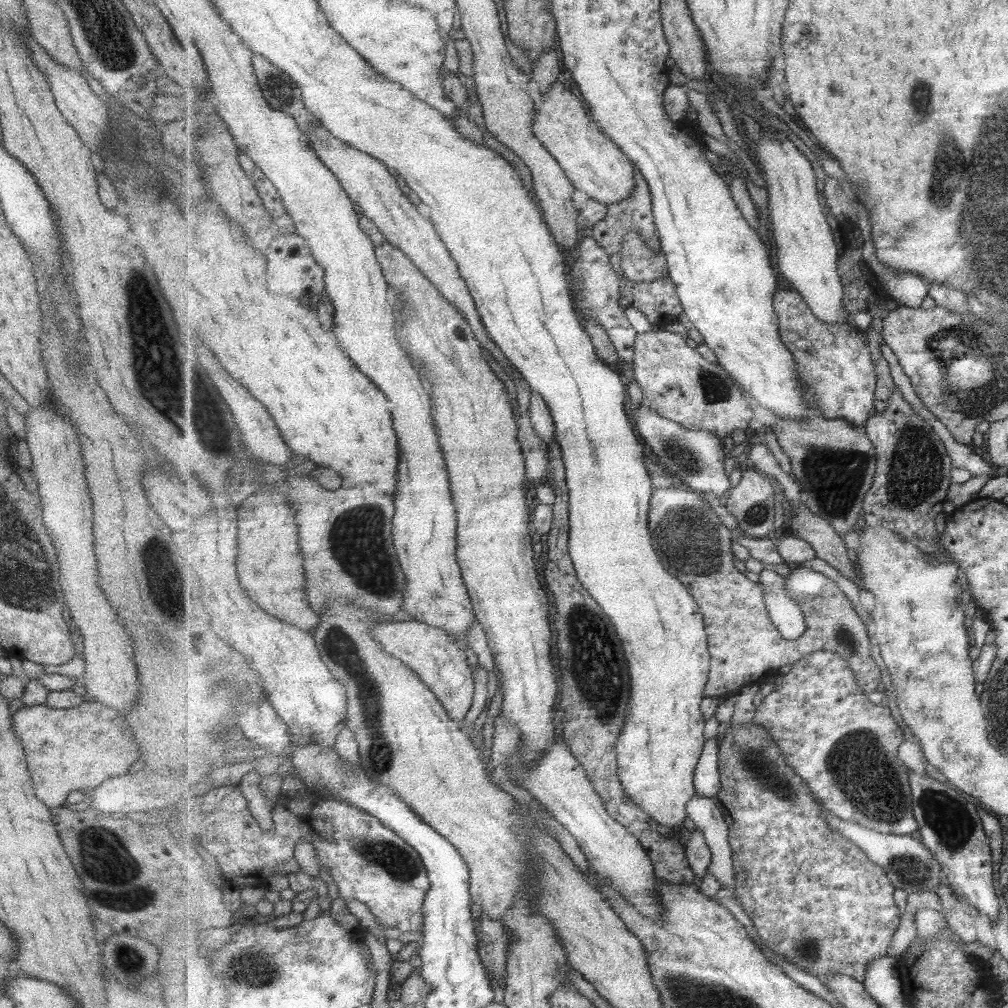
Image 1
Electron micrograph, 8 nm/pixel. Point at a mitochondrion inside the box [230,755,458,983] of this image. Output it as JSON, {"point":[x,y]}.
{"point":[397,862]}

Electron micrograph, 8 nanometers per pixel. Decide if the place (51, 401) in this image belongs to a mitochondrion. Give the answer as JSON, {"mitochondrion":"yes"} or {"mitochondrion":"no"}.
{"mitochondrion":"no"}

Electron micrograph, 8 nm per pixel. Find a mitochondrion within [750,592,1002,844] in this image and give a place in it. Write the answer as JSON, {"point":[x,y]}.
{"point":[856,763]}

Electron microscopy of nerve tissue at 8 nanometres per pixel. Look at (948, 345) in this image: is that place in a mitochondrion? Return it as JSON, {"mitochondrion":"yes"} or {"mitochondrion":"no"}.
{"mitochondrion":"yes"}

